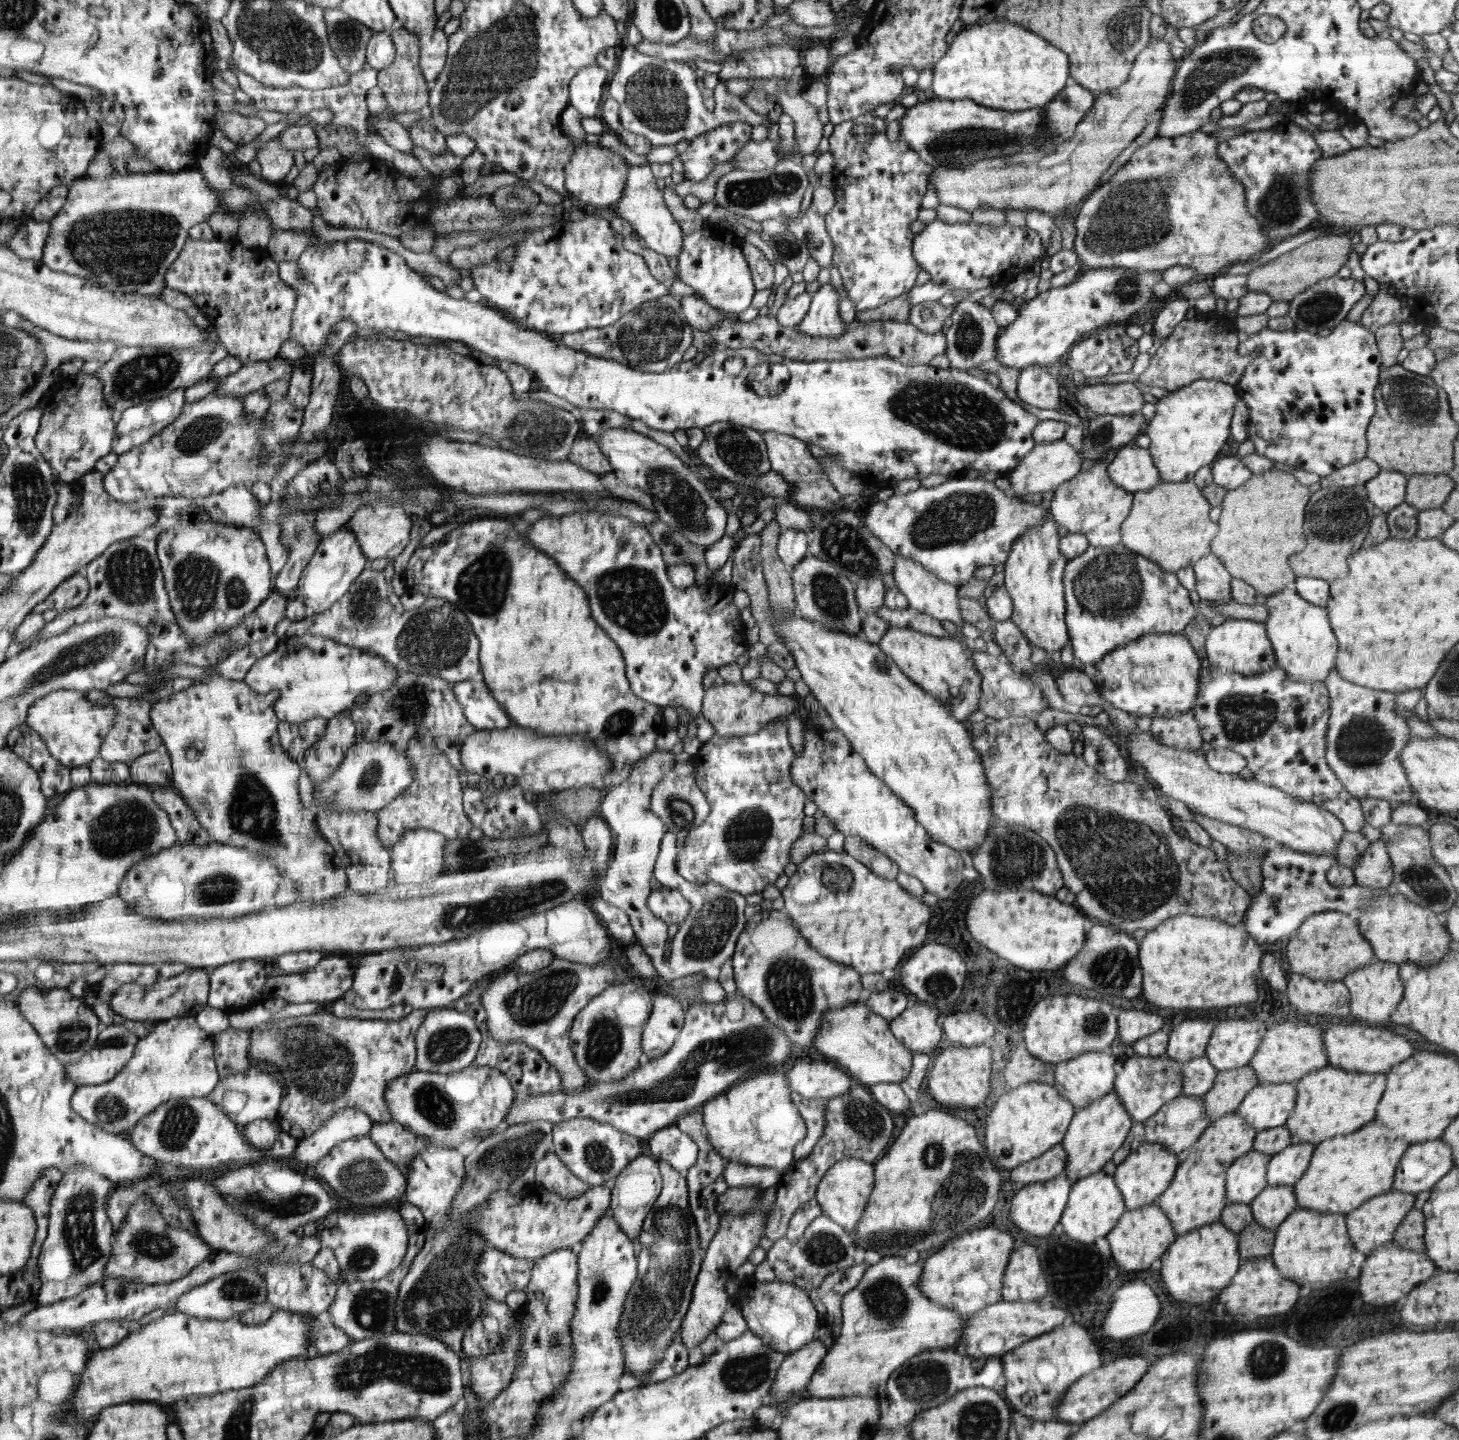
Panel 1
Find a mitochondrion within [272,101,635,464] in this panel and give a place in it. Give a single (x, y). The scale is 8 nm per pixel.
(539, 430)

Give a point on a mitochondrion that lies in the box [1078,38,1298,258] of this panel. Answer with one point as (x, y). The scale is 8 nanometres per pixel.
(1215, 70)

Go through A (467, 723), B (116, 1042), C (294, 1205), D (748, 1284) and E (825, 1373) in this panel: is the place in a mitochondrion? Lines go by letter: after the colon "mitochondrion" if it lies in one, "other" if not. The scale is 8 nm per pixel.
A: other
B: mitochondrion
C: mitochondrion
D: other
E: other

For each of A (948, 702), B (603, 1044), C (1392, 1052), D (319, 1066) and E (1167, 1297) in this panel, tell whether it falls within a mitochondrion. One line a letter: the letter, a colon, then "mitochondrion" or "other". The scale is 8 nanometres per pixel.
A: other
B: mitochondrion
C: other
D: mitochondrion
E: other

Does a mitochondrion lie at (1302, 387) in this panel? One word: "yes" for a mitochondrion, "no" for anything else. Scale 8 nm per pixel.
no

